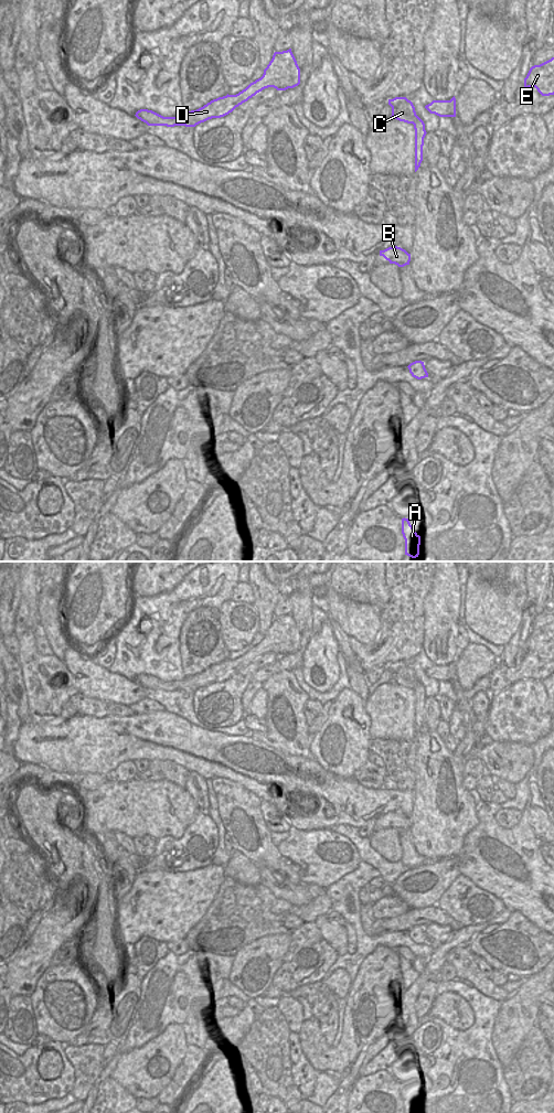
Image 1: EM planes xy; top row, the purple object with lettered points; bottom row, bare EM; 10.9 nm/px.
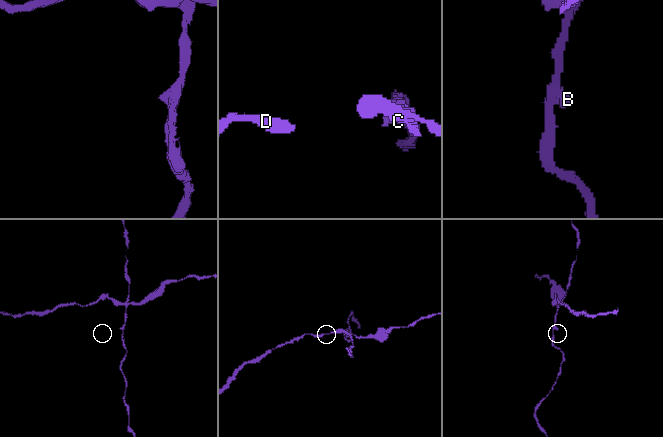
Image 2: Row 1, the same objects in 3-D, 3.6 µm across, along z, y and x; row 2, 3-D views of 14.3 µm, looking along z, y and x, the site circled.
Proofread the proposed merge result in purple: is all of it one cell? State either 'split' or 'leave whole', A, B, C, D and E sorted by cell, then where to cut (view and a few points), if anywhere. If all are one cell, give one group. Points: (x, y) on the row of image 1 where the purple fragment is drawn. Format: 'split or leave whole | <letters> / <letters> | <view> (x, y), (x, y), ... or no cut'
split | A B / C D E | xy (416, 115), (414, 125)

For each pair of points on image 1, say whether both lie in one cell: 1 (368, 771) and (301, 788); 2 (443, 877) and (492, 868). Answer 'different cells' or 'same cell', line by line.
1: different cells
2: different cells

